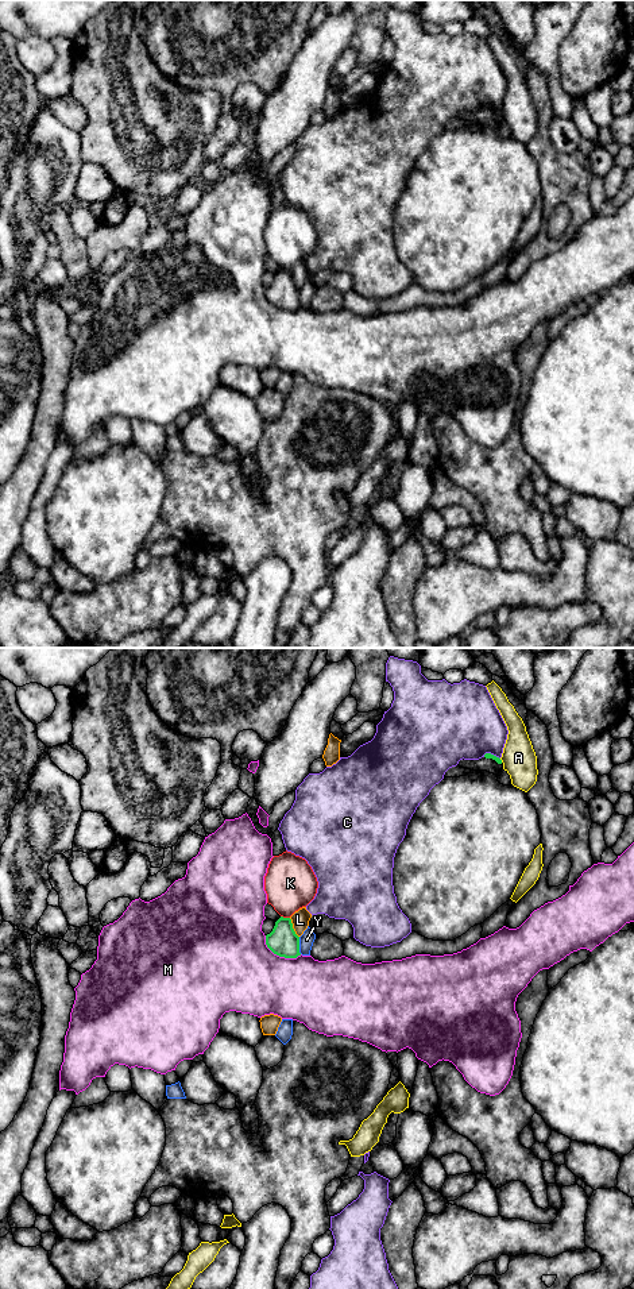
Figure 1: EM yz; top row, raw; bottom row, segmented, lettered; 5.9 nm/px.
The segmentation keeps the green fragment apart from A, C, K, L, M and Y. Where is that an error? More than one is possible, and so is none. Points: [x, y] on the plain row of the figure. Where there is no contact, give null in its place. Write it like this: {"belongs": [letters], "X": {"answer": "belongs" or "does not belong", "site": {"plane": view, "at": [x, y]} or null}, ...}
{"belongs": [], "A": {"answer": "does not belong", "site": {"plane": "yz", "at": [501, 112]}}, "C": {"answer": "does not belong", "site": {"plane": "yz", "at": [490, 105]}}, "K": {"answer": "does not belong", "site": {"plane": "yz", "at": [285, 270]}}, "L": {"answer": "does not belong", "site": {"plane": "yz", "at": [292, 280]}}, "M": {"answer": "does not belong", "site": {"plane": "yz", "at": [279, 308]}}, "Y": {"answer": "does not belong", "site": {"plane": "yz", "at": [298, 297]}}}

